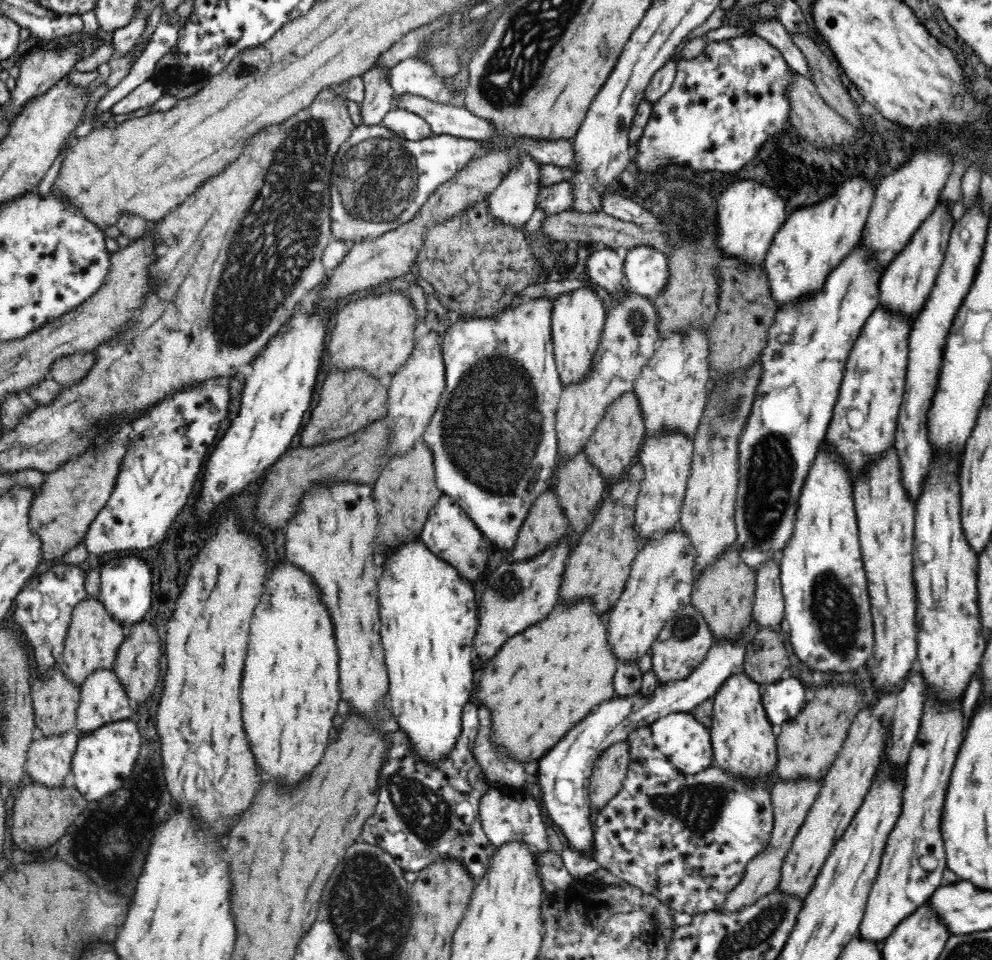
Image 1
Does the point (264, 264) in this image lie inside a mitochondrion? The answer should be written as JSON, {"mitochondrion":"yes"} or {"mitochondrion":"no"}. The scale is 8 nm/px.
{"mitochondrion":"yes"}

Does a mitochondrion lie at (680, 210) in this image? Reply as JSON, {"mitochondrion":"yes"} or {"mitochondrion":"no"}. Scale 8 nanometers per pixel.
{"mitochondrion":"yes"}

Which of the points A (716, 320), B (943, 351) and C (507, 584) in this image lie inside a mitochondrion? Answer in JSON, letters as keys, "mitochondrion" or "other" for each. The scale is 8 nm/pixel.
{"A":"other","B":"other","C":"mitochondrion"}

